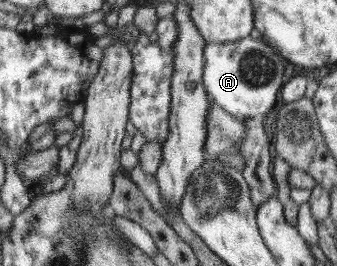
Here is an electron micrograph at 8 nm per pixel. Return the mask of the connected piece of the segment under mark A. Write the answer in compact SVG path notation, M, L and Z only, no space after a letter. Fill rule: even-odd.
M242 38L236 42L205 46L204 86L209 98L234 118L262 119L276 103L284 76L284 58L262 39Z

